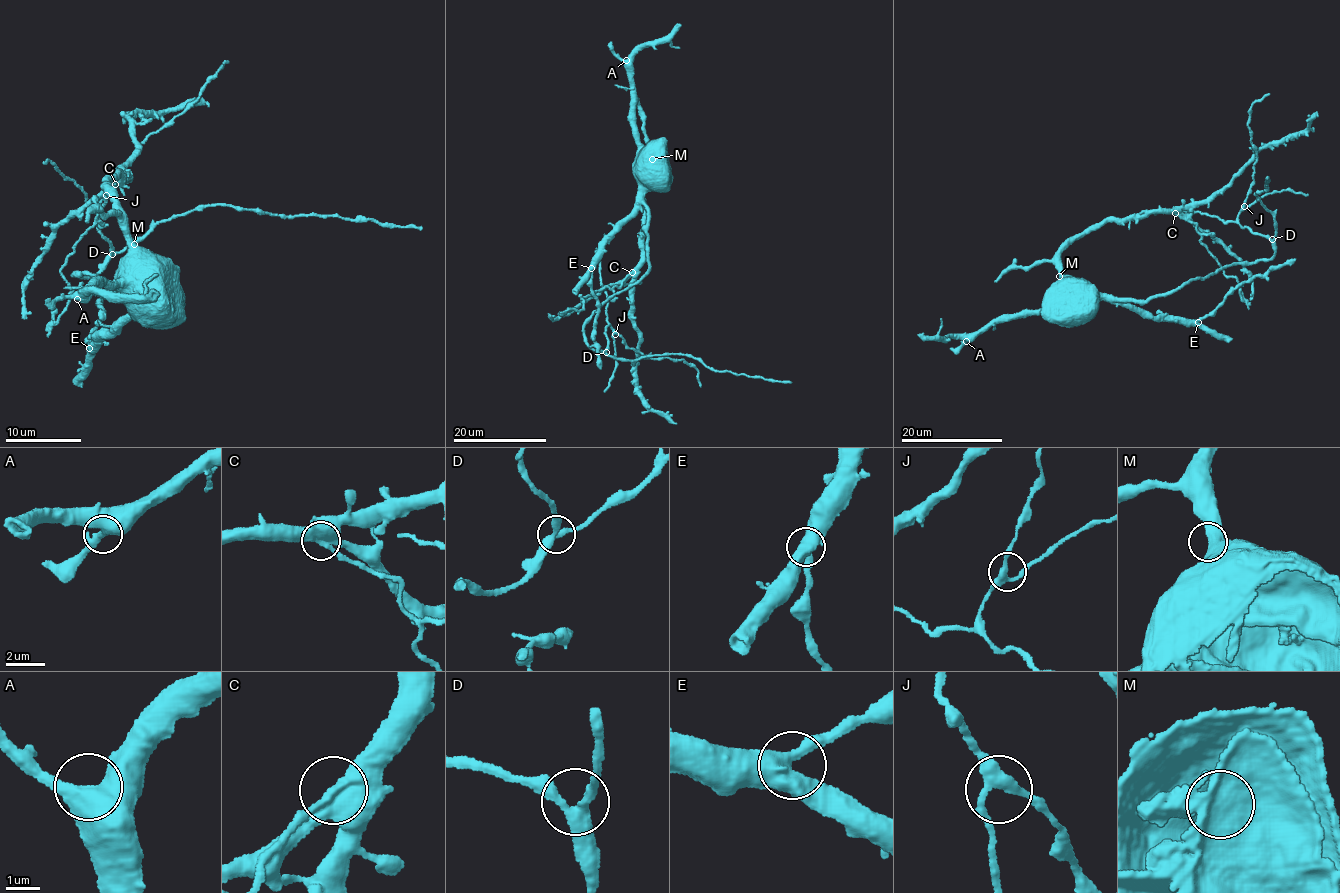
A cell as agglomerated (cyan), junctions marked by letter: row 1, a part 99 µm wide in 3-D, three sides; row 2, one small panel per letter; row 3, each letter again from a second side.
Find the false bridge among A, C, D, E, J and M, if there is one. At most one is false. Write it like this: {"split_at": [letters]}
{"split_at": ["C"]}

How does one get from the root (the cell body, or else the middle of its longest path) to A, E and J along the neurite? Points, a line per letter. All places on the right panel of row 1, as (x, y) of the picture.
A: (1130, 300), (1099, 298), (1085, 307), (1051, 306), (1048, 310), (1001, 316), (966, 341)
E: (1130, 300), (1115, 300), (1130, 303), (1152, 316), (1198, 322)
J: (1130, 300), (1171, 294), (1190, 280), (1228, 265), (1271, 259), (1273, 243), (1238, 221), (1244, 206)

